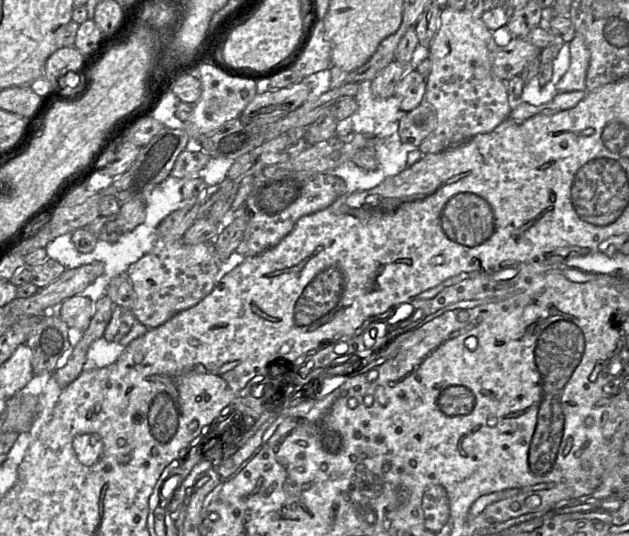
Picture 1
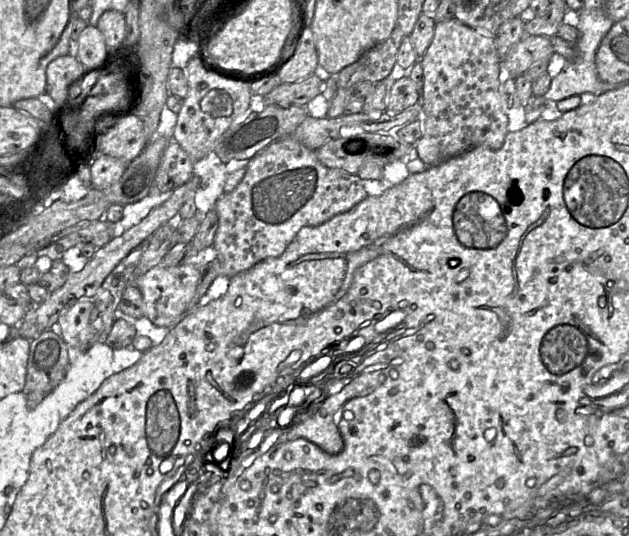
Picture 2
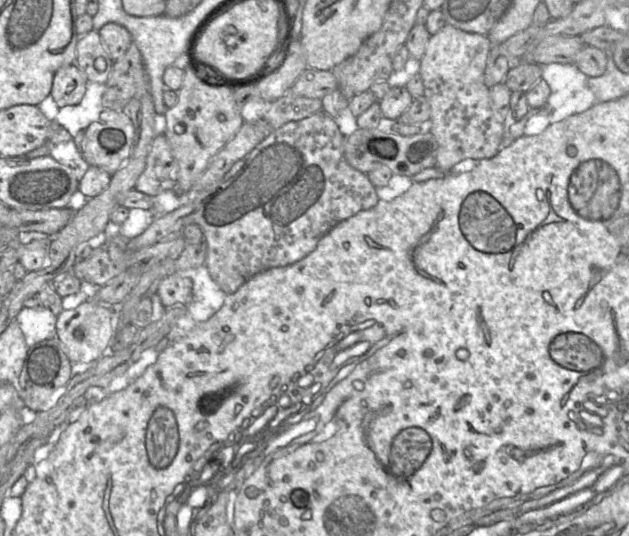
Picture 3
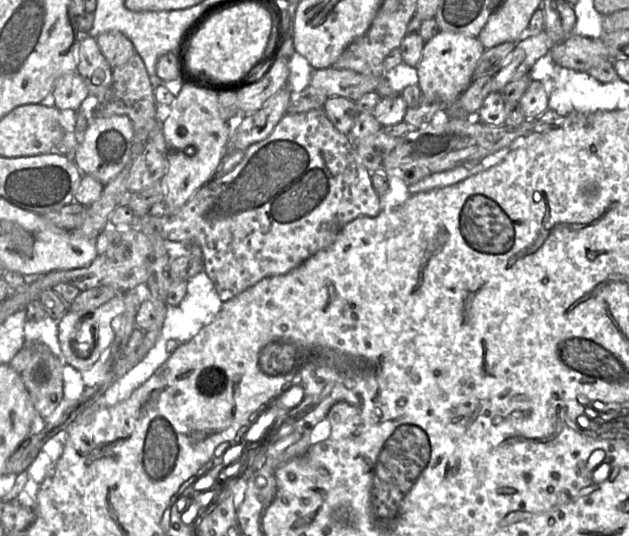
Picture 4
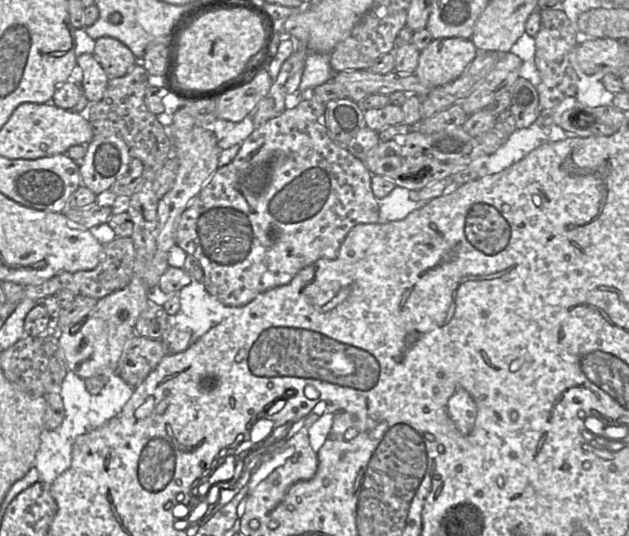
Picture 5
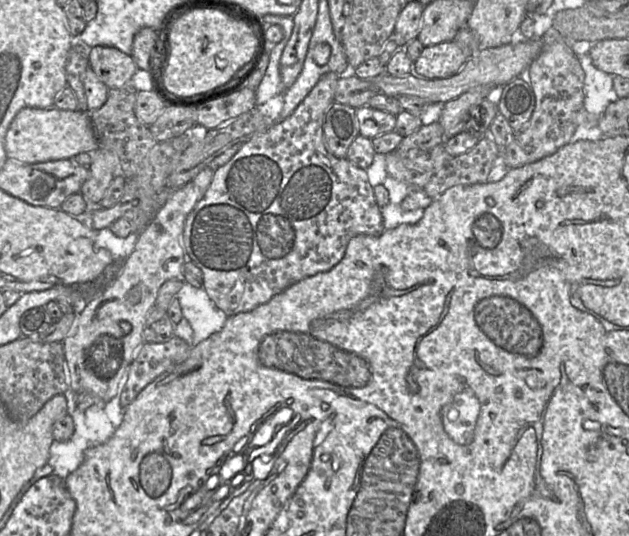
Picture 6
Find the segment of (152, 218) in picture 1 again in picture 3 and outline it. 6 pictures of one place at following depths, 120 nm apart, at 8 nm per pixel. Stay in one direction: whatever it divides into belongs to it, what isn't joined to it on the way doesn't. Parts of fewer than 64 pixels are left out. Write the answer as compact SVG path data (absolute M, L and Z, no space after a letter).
M129 209L129 214L125 222L118 225L112 221L109 221L103 232L86 243L88 243L94 250L97 246L103 244L107 240L118 236L132 239L141 235L152 224L153 221L154 214L151 209Z

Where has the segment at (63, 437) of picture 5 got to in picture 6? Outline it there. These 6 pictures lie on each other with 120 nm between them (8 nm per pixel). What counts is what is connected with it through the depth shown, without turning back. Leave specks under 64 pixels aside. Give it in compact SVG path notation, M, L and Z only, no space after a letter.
M68 388L63 395L67 400L67 412L73 419L74 432L67 441L52 442L47 464L53 468L53 474L65 479L80 466L86 450L105 443L113 435L123 420L124 408L120 405L118 398L113 398L110 401L99 400L86 410L80 411L76 404L77 392Z

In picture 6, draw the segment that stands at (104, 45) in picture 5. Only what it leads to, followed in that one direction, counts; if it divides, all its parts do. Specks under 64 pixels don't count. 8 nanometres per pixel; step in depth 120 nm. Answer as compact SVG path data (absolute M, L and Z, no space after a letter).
M108 46L92 47L89 66L109 89L128 85L138 69L132 55Z

